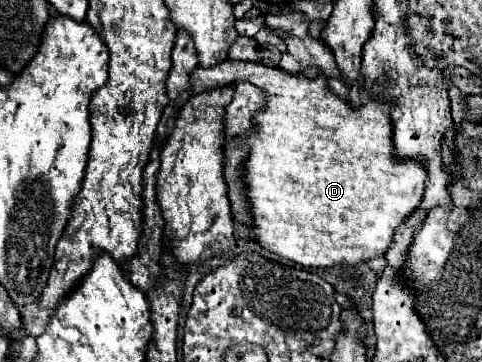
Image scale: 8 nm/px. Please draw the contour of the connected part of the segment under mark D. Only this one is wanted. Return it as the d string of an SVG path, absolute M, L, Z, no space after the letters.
M225 60L217 66L211 66L211 68L197 68L193 70L193 78L189 80L191 82L191 92L197 94L197 92L205 92L205 90L213 90L213 88L221 88L221 86L231 86L235 82L251 82L253 86L257 86L259 90L265 90L265 106L253 116L253 134L249 134L247 142L241 144L237 140L237 146L247 146L249 150L249 156L245 158L245 184L249 184L249 206L253 206L253 240L273 252L273 254L279 254L287 260L293 260L301 266L307 266L307 268L327 268L327 266L333 266L333 264L349 264L349 266L355 266L359 260L361 262L367 262L369 258L373 256L383 256L385 250L389 248L391 240L393 240L393 234L397 230L397 226L419 206L421 198L423 198L423 184L425 184L425 166L421 162L413 162L413 160L407 160L407 162L399 162L395 160L393 156L393 144L391 144L391 120L389 120L389 104L377 104L373 100L365 102L361 108L357 110L351 110L351 106L335 96L333 92L327 90L327 84L325 84L325 76L317 76L317 78L305 78L305 76L291 76L279 68L269 68L269 66L263 66L261 62L239 62L239 60Z

